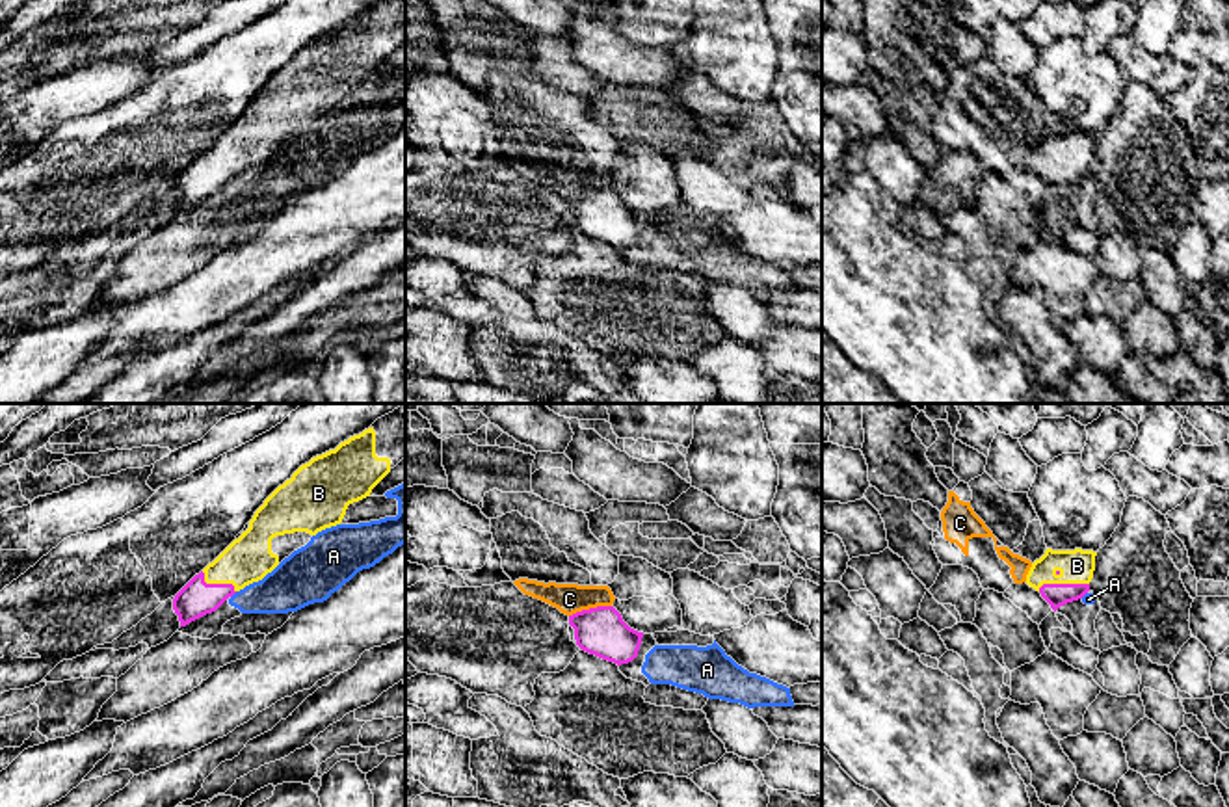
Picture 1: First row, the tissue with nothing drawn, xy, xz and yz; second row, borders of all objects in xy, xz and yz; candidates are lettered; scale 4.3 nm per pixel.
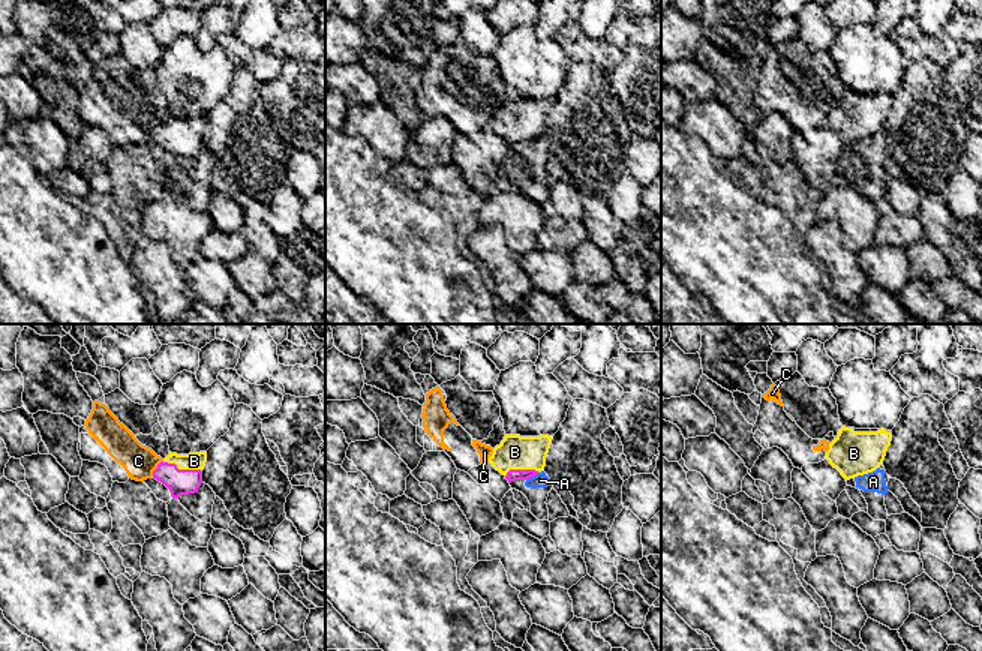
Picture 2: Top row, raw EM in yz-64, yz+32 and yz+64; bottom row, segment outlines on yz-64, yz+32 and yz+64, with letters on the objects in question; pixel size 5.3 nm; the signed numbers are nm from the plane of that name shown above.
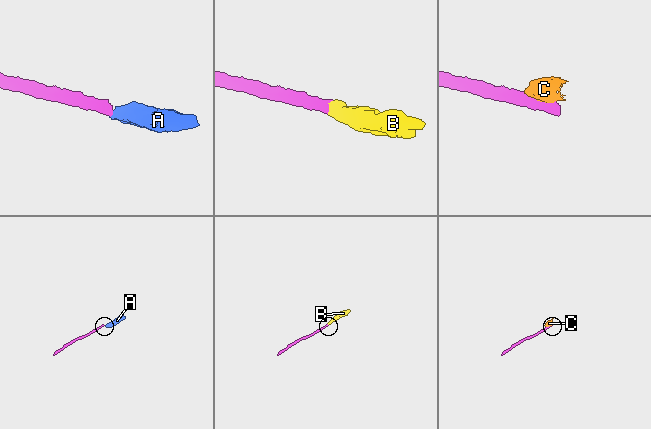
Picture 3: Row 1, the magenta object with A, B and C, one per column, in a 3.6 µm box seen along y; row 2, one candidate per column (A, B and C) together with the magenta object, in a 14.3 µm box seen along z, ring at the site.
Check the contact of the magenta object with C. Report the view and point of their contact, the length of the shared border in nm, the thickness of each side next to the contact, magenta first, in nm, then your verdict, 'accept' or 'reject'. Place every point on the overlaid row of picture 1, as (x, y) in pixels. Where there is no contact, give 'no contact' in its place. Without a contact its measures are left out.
xz (590, 608) | 190 nm | 220/130 nm | reject

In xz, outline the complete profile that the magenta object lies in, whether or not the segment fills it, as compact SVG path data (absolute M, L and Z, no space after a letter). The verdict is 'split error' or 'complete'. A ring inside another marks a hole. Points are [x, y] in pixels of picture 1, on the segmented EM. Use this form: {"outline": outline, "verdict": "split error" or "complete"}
{"outline": "M597 606L569 615L576 645L617 666L638 656L643 632L630 628L614 606Z", "verdict": "complete"}

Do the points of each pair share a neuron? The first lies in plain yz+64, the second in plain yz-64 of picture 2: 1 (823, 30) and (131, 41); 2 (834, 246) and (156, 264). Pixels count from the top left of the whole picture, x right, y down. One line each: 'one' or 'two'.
1: one
2: one

